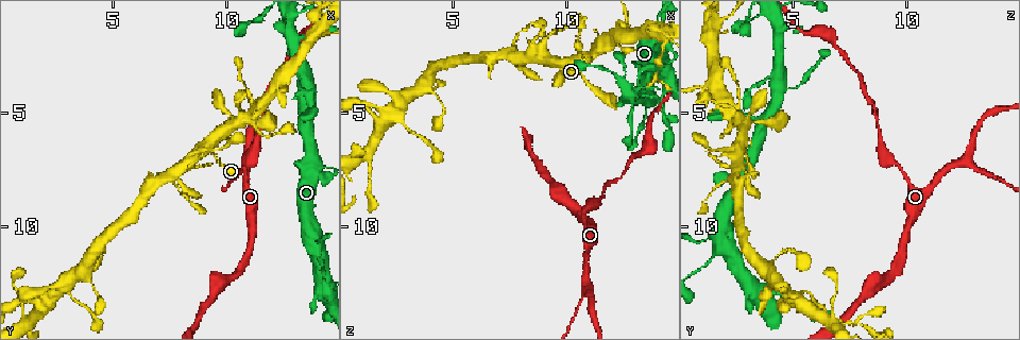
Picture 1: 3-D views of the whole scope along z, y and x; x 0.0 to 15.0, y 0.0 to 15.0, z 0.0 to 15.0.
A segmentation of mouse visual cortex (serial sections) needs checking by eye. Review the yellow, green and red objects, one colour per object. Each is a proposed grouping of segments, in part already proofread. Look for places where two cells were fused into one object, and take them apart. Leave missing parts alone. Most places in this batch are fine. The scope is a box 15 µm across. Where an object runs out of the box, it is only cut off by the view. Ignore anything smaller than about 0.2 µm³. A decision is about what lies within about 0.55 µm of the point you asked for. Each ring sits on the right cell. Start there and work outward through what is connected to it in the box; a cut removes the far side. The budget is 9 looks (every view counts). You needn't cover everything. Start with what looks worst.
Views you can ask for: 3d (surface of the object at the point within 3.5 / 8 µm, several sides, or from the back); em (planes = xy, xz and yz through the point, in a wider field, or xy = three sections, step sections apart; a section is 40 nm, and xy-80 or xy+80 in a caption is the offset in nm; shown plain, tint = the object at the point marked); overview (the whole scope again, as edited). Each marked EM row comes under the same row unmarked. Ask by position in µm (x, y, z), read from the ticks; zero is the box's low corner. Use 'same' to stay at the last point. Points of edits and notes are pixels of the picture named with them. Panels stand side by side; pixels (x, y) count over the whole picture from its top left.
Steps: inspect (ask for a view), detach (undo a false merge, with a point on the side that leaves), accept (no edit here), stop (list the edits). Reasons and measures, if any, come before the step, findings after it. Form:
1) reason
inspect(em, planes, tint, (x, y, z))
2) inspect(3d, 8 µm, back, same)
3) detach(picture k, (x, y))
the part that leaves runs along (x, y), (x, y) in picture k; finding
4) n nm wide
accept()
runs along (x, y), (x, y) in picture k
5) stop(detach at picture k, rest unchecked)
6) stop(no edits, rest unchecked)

inspect(3d, 3.5 µm, (14.0, 11.1, 1.7))

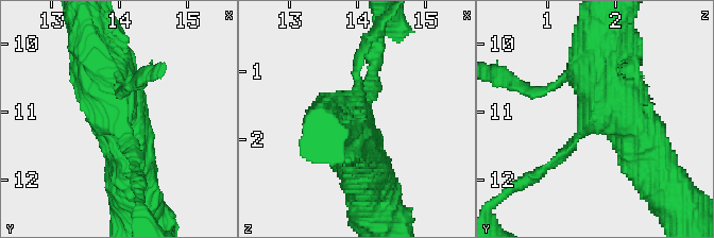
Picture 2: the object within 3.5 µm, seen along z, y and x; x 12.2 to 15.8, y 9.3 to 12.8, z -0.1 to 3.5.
accept()
runs along (606, 31), (602, 83), (646, 155) in picture 2; continuous, no second cell

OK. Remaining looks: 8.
thick turns thin
inspect(3d, 3.5 µm, (10.6, 5.4, 3.1))

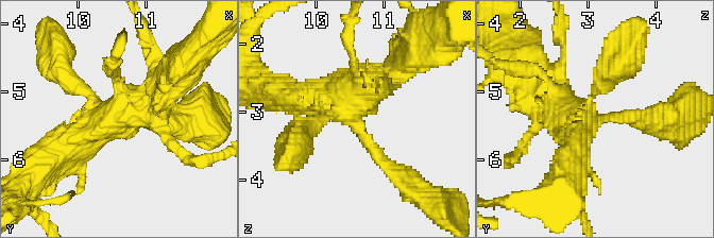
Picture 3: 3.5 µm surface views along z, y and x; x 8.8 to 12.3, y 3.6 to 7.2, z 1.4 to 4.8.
need the tissue
inspect(em, xy, step 5, tint, (10.55, 5.35, 3.05))

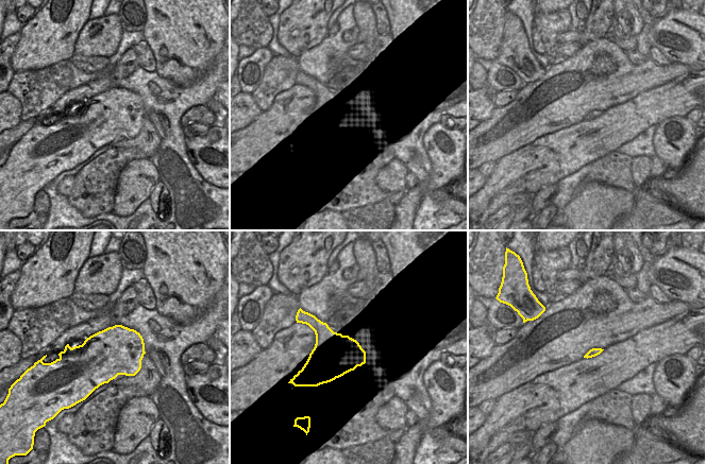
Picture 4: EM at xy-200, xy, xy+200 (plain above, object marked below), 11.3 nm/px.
inspect(em, planes, tint, same)

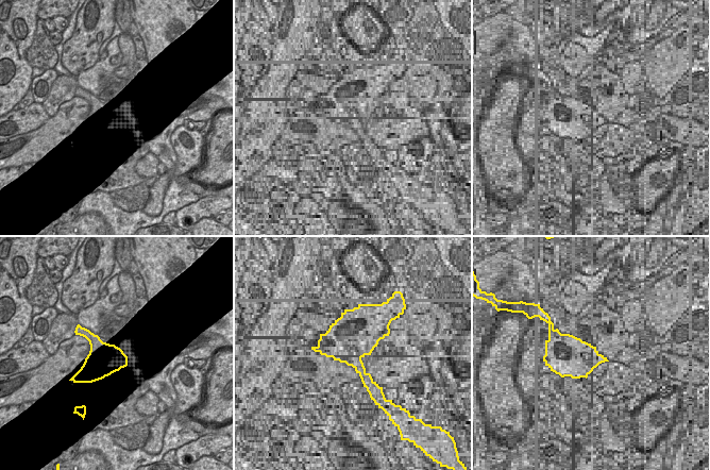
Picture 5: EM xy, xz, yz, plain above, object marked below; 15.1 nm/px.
accept()
runs along (43, 165), (75, 138), (156, 96) in picture 3; all the same cell

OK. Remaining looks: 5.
inspect(em, xy, step 3, tint, (13.6, 1.5, 6.3))

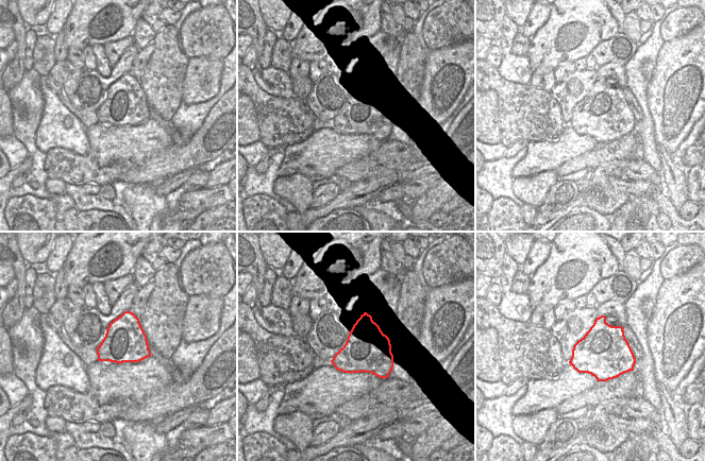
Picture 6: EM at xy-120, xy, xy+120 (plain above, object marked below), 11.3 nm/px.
inspect(3d, 3.5 µm, same)

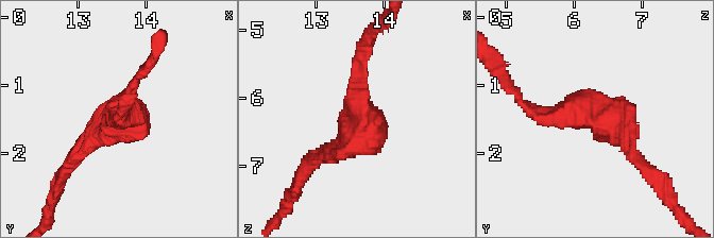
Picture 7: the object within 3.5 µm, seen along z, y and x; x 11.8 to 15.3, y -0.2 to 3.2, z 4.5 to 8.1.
accept()
runs along (315, 159), (363, 126), (360, 58) in picture 7; one cell here

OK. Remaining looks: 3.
three arms meet
inspect(3d, 3.5 µm, (10.9, 7.1, 12.6))

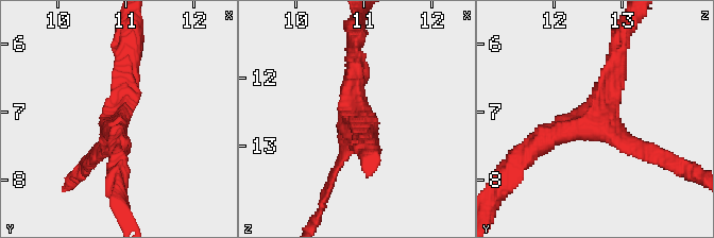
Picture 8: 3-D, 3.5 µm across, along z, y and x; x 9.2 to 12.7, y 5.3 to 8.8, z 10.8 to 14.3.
3 arms; arms of 200, 300, 300 nm
inspect(em, xy, step 1, tint, (10.80, 7.15, 12.60))

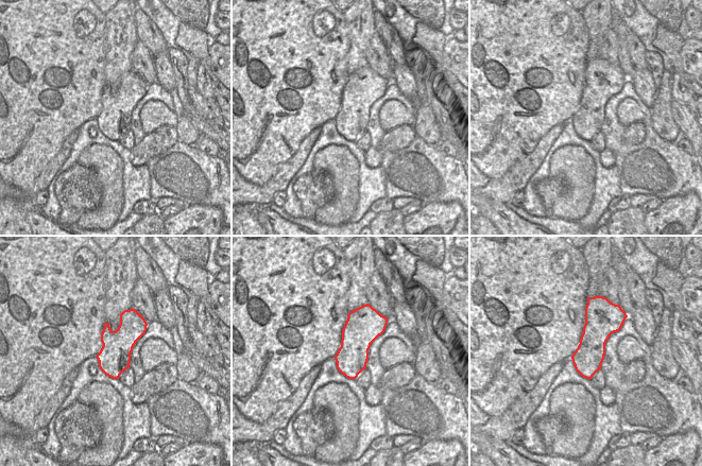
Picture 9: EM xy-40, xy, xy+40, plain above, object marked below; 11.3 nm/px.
cut it another way
inspect(em, xy, step 5, tint, same)

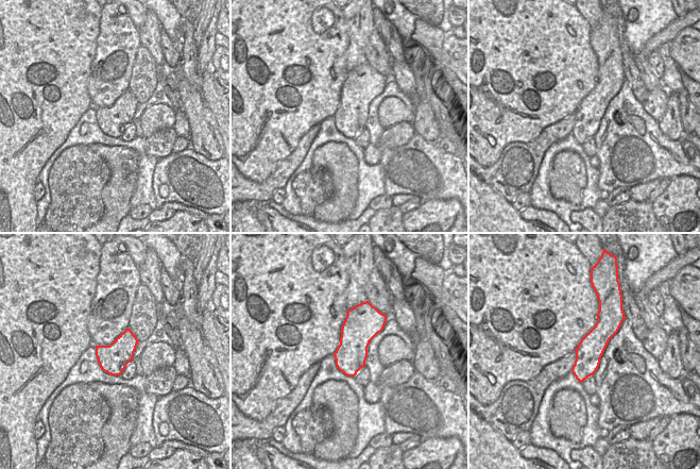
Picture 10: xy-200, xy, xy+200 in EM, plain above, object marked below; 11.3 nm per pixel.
accept()
runs along (530, 153), (591, 123), (617, 58) in picture 8; continuous, no second cell

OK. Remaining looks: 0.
stop(no edits, rest unchecked)

